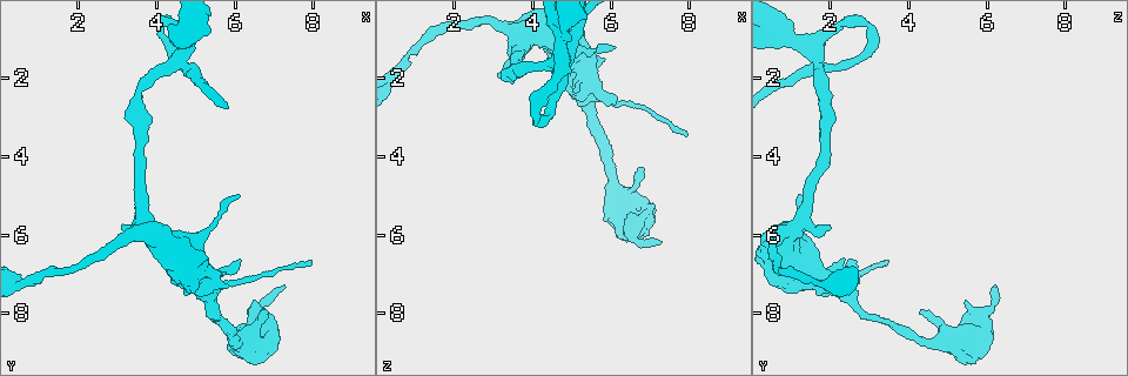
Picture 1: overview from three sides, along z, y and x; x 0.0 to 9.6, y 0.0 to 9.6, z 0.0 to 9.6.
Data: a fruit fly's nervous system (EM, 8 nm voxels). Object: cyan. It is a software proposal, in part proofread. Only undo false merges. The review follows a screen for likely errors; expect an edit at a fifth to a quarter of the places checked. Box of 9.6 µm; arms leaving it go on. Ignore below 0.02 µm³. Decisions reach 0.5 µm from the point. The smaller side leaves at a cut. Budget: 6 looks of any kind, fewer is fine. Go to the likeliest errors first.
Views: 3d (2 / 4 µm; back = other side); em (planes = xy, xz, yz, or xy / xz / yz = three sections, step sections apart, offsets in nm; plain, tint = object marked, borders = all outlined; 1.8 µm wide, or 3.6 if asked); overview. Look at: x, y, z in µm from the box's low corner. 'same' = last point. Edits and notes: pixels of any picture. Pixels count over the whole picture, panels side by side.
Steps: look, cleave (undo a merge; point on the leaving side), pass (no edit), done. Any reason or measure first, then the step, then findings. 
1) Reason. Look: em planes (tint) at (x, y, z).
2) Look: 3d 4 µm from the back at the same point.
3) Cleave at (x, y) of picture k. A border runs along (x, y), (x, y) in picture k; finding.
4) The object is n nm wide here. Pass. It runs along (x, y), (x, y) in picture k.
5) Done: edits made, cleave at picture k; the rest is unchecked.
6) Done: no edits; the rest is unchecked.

Four or more arms meet. Look: em planes (plain) at (4.65, 1.60, 1.70).

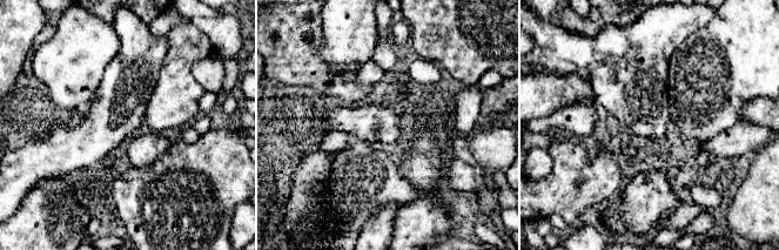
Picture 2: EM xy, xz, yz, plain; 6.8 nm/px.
Where the object lies. Look: em planes (tint) at the same point.

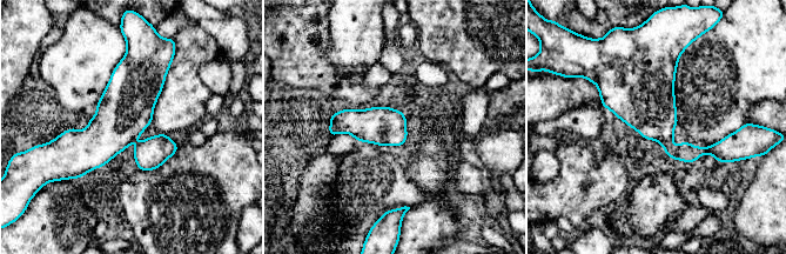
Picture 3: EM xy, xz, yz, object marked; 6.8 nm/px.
Pass. One neuron here.

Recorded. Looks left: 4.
A narrow waist. Look: 3d 4 µm at (3.80, 5.75, 1.15).

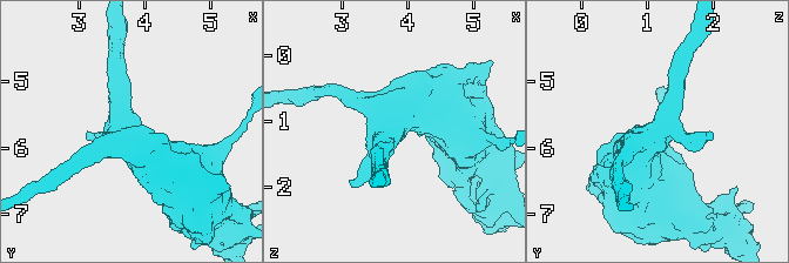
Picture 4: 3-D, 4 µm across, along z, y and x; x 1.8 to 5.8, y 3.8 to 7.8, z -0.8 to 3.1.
4 arms meet here; now the EM. Look: em planes (tint) at (3.80, 5.75, 1.15).

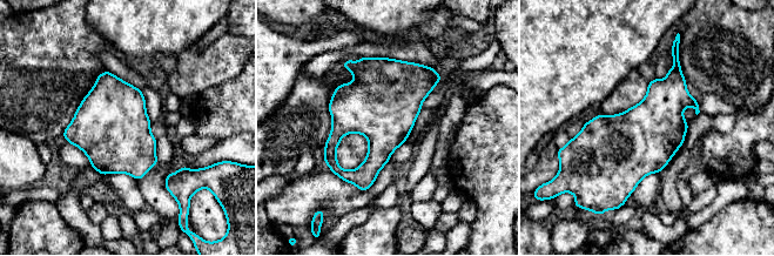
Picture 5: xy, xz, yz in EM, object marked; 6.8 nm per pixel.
The object is 460 nm wide here. Pass. All the same neuron.

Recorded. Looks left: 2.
Sudden change in width. Look: em xy step 16 (tint) at (0.85, 7.10, 1.45).

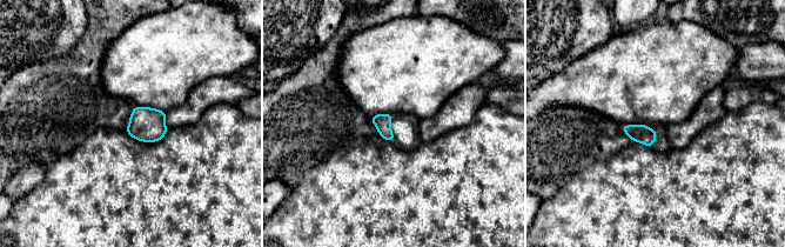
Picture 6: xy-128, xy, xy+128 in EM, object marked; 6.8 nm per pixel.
The object is 90 nm wide here. Pass. Continuous, no second neuron.

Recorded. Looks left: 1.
Done: no edits; the rest is unchecked.

